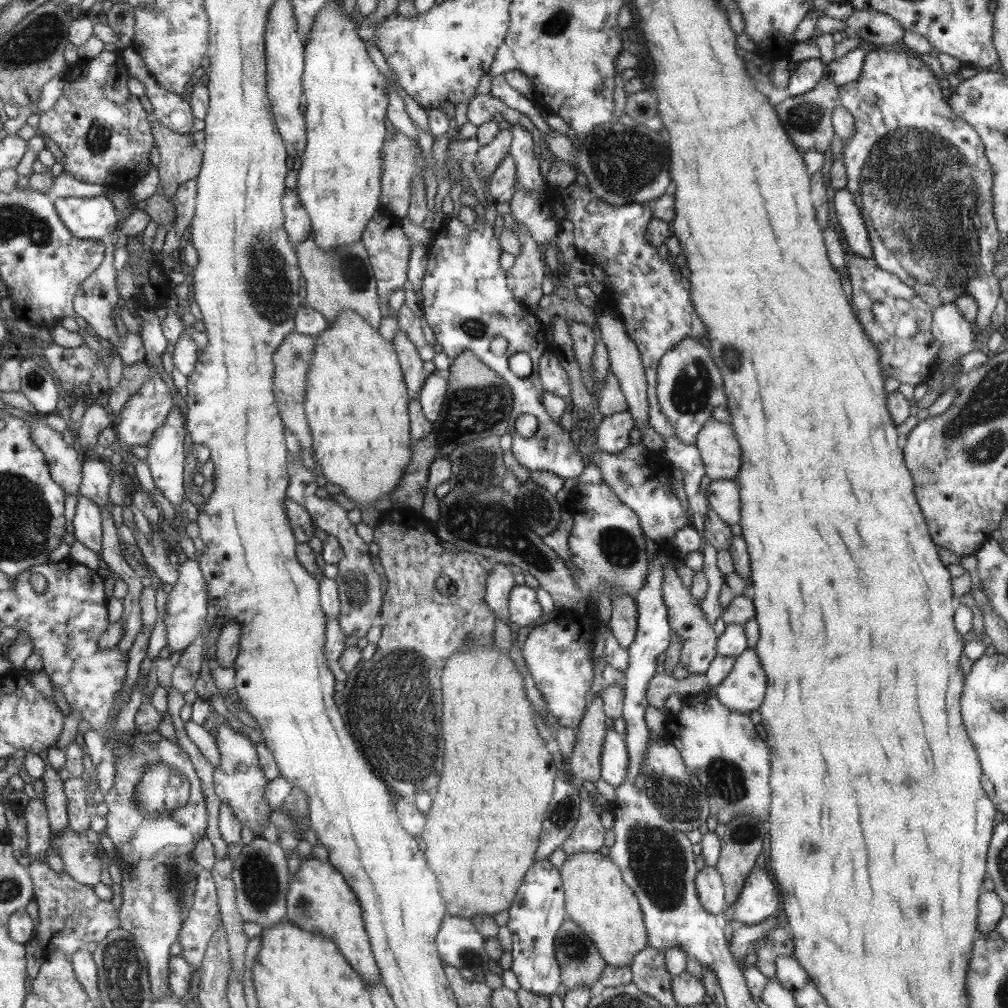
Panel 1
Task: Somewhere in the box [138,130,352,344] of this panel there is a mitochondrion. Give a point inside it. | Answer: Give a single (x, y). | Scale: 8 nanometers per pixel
(269, 289)

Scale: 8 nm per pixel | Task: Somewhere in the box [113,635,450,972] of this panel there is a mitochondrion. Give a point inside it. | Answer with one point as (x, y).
(402, 686)

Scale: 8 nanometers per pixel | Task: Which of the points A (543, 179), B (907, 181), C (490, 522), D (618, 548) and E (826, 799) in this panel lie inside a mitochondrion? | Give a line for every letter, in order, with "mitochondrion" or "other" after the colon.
A: other
B: mitochondrion
C: mitochondrion
D: mitochondrion
E: other

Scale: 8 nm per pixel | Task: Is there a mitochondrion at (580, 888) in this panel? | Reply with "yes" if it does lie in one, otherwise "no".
no

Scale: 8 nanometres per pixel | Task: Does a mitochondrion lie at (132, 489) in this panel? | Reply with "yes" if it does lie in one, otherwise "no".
no

